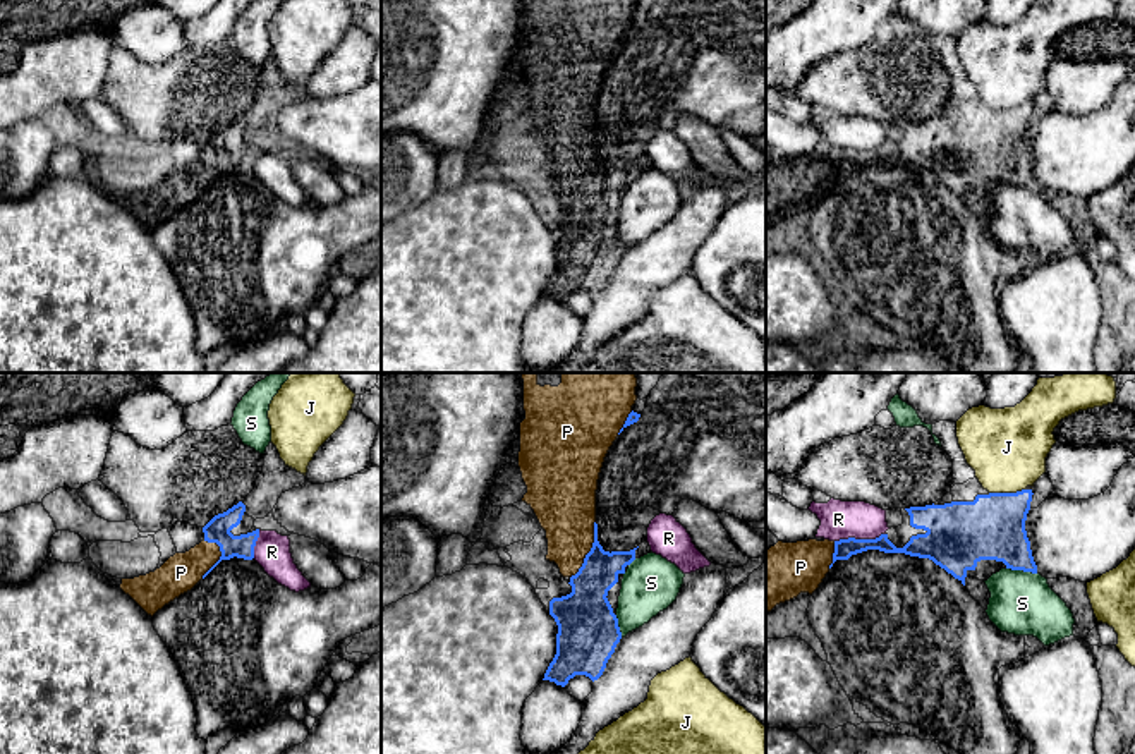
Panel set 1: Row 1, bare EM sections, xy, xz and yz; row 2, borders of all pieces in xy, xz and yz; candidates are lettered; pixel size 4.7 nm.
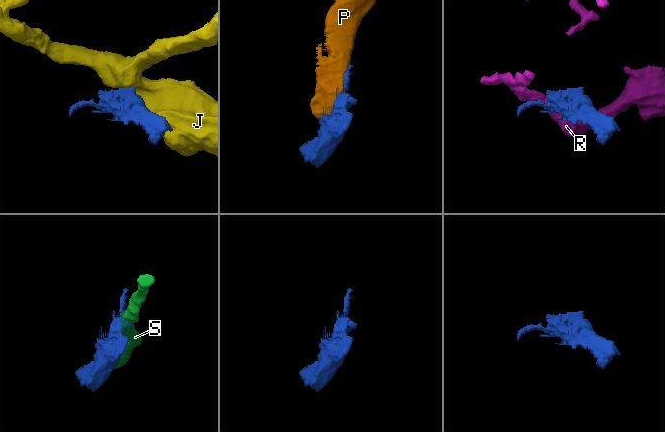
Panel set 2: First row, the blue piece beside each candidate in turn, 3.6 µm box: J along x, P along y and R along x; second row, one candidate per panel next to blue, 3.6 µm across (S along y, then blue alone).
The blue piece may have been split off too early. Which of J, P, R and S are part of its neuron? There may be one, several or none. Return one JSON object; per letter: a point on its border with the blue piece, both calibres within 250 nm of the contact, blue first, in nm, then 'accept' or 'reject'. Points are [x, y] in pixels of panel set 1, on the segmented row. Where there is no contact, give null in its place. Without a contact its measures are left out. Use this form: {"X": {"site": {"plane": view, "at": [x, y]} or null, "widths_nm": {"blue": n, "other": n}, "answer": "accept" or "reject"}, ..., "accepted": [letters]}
{"J": {"site": {"plane": "yz", "at": [1007, 493]}, "widths_nm": {"blue": 300, "other": 360}, "answer": "reject"}, "P": {"site": {"plane": "xz", "at": [591, 550]}, "widths_nm": {"blue": 190, "other": 280}, "answer": "accept"}, "R": {"site": {"plane": "yz", "at": [859, 540]}, "widths_nm": {"blue": 90, "other": 180}, "answer": "reject"}, "S": {"site": {"plane": "yz", "at": [1022, 569]}, "widths_nm": {"blue": 300, "other": 300}, "answer": "reject"}, "accepted": ["P"]}

